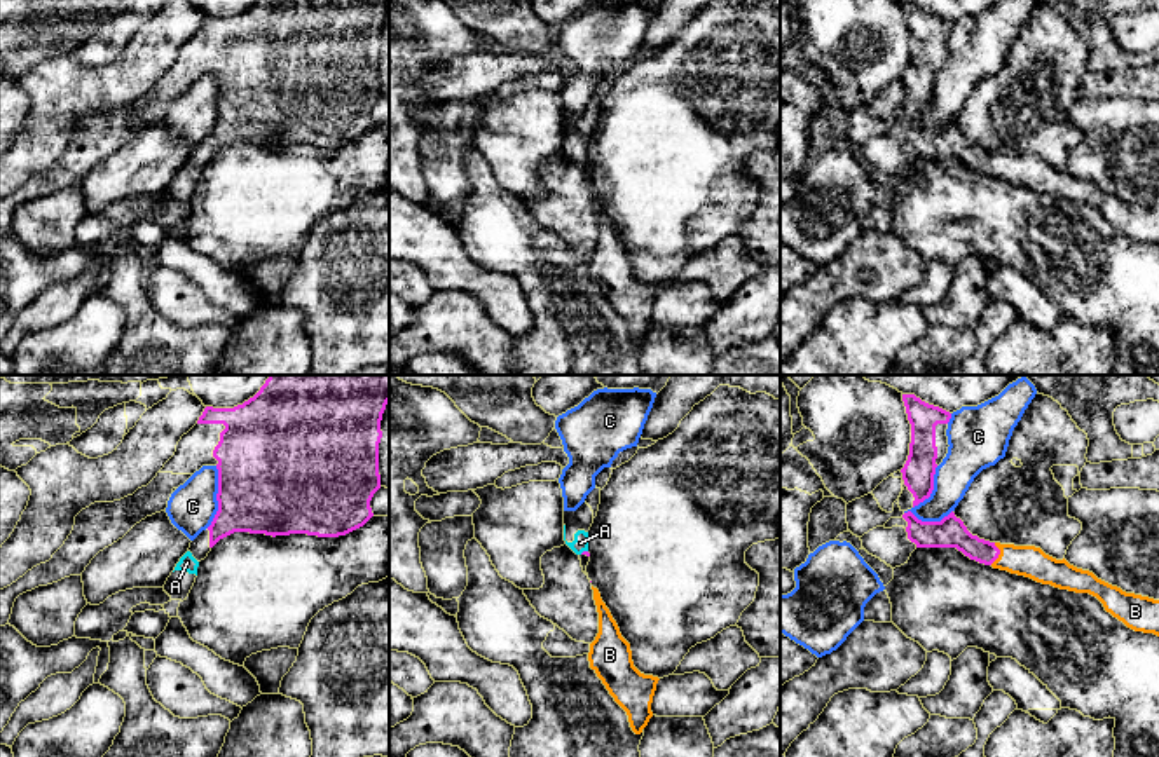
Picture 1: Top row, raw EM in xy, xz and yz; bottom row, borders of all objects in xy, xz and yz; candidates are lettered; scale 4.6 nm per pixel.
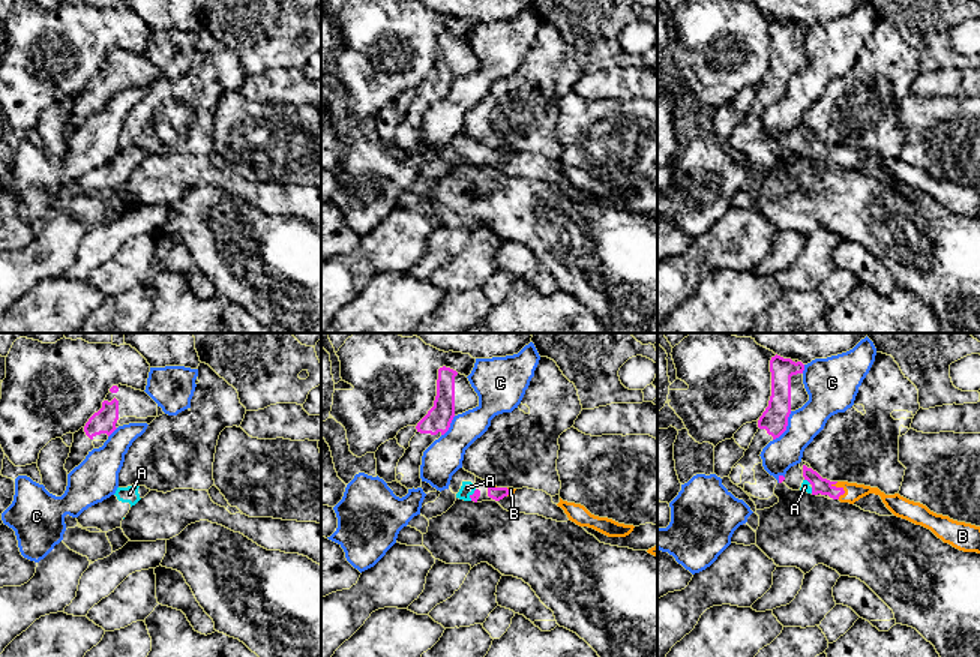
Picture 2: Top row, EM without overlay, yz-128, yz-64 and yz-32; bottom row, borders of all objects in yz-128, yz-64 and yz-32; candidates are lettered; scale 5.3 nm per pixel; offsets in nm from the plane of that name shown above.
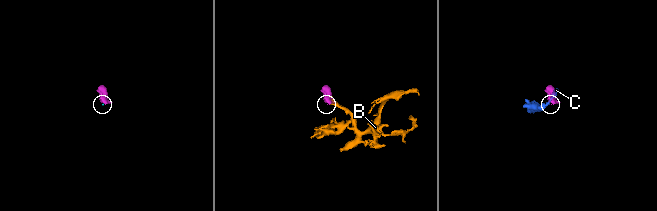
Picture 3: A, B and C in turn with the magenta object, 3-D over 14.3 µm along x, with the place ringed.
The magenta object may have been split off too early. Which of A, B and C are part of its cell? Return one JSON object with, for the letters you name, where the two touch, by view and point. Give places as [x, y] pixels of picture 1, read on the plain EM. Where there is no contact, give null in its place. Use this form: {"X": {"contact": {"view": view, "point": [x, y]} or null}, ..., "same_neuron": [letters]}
{"A": {"contact": {"view": "xz", "point": [583, 161]}}, "B": {"contact": {"view": "yz", "point": [999, 163]}}, "same_neuron": ["A", "B"]}

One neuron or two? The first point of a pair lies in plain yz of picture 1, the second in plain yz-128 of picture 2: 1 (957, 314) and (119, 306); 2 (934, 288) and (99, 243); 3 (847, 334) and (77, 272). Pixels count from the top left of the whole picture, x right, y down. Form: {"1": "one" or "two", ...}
{"1": "two", "2": "one", "3": "two"}

